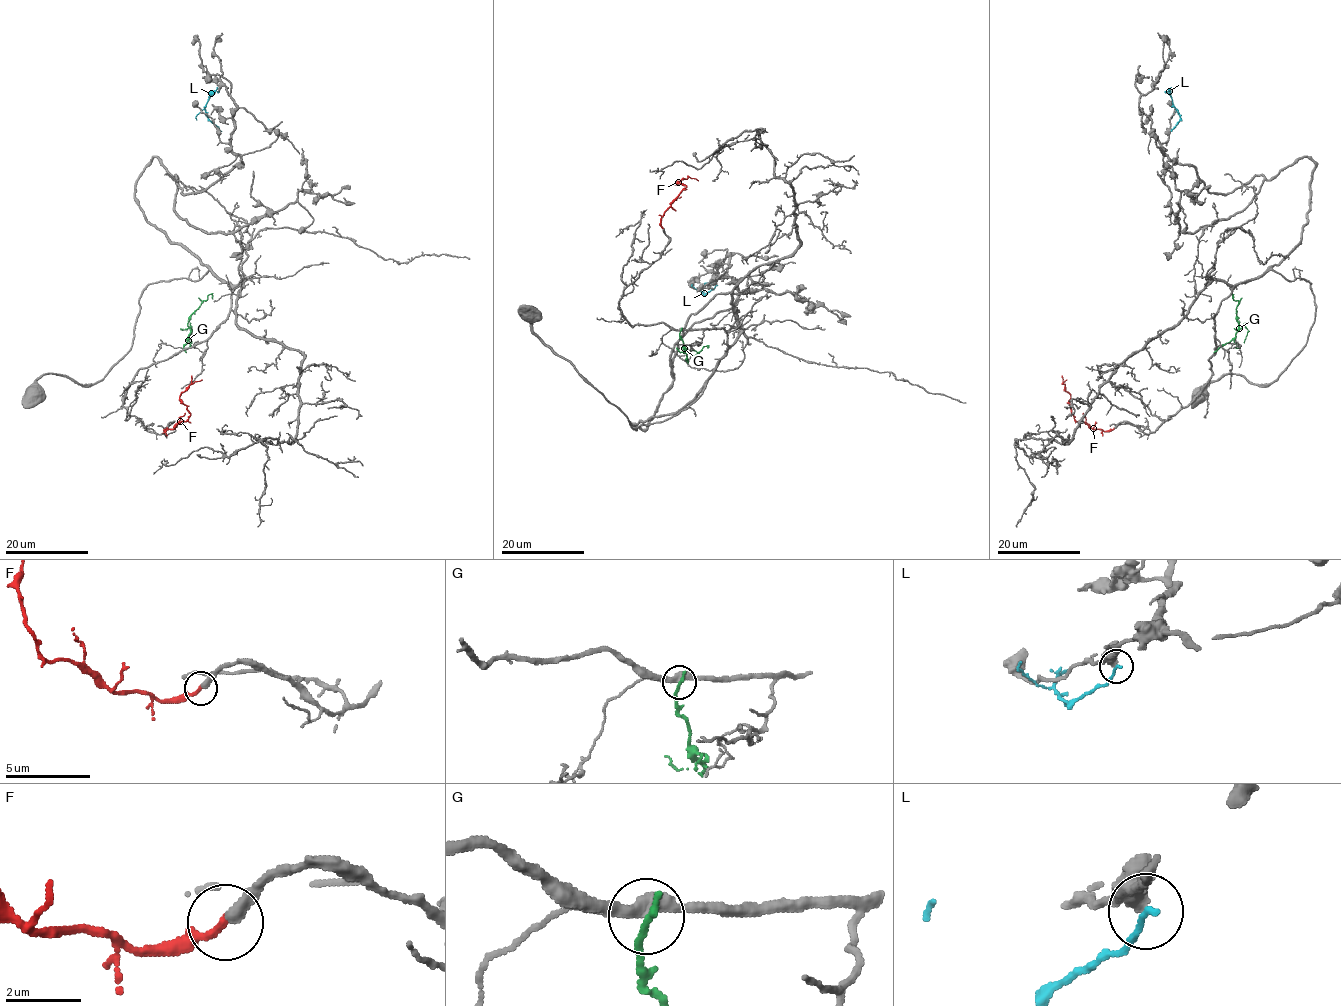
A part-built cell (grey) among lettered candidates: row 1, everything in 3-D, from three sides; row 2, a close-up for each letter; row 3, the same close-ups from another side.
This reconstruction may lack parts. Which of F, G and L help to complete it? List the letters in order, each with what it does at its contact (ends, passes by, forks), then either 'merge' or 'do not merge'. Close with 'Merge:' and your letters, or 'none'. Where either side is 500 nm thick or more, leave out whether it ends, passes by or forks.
F: it ends; merge
G: it ends; do not merge
L: it ends; do not merge
Merge: F

